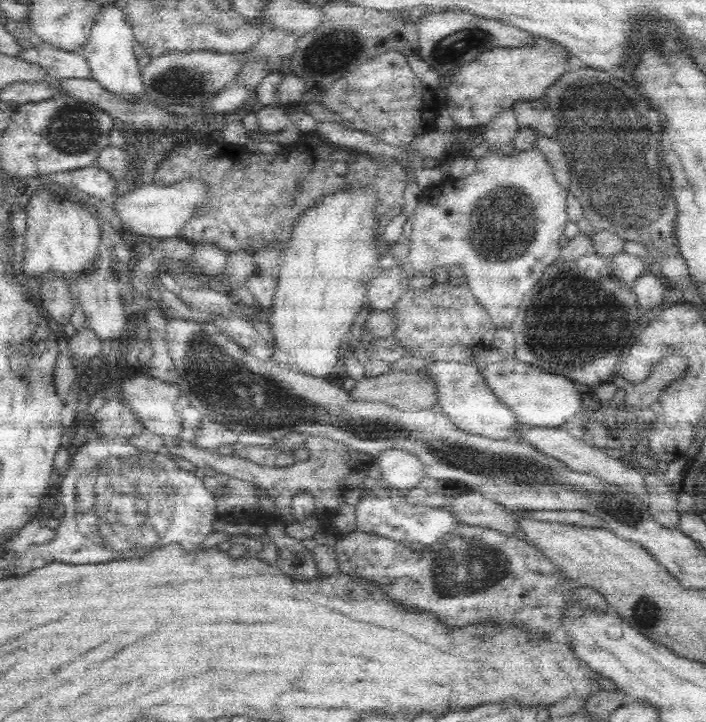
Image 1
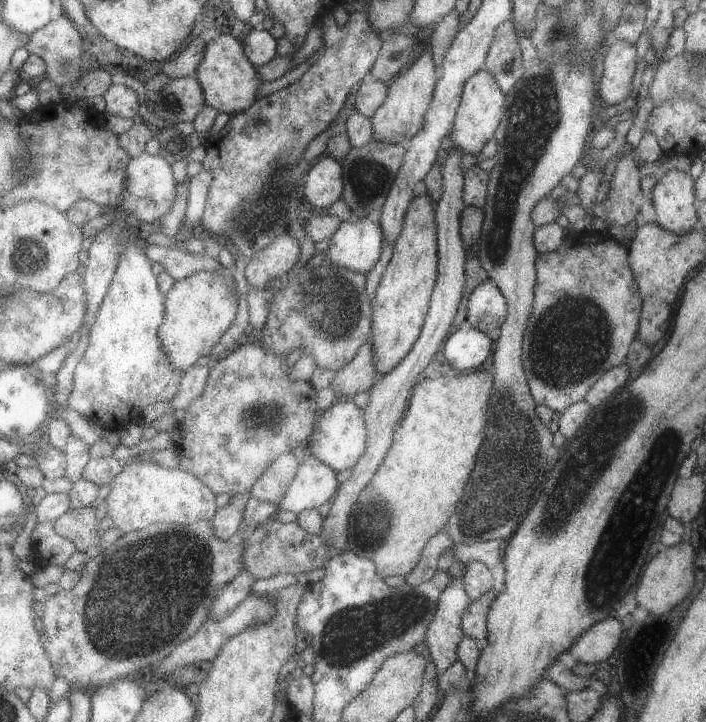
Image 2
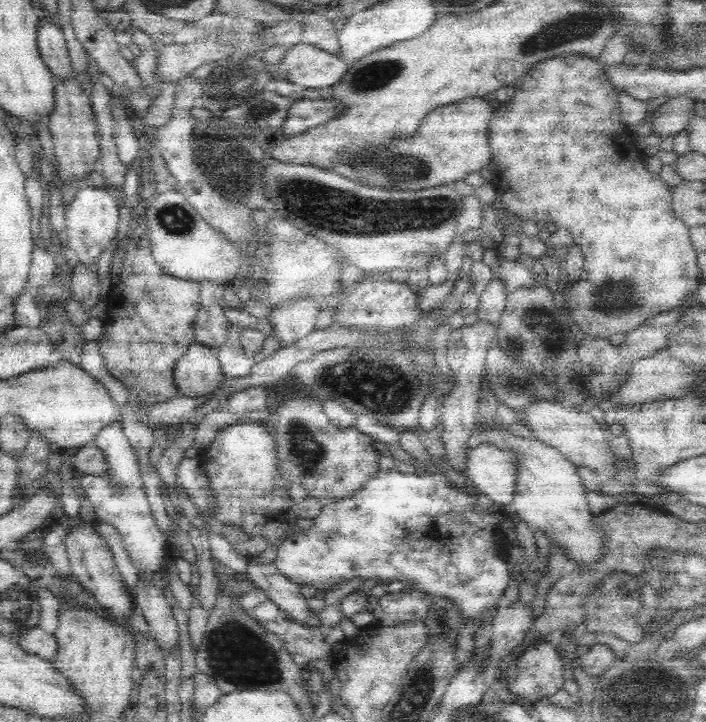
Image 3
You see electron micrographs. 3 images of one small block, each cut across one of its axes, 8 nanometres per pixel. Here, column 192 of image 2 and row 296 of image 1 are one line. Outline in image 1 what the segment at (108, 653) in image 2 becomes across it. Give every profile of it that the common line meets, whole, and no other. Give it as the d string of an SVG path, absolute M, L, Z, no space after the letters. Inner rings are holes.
M590 252L588 256L582 256L580 260L566 262L562 266L554 262L544 272L540 284L536 284L536 288L532 288L532 292L524 296L524 300L520 302L518 316L510 326L516 340L516 350L514 350L516 360L532 364L544 370L544 374L566 376L590 388L598 388L600 384L612 382L612 378L616 376L616 368L626 352L624 344L628 346L630 334L638 324L640 312L638 312L638 302L632 288L622 286L620 280L616 280L616 276L610 274L610 270L612 270L612 260L602 258L594 252Z

